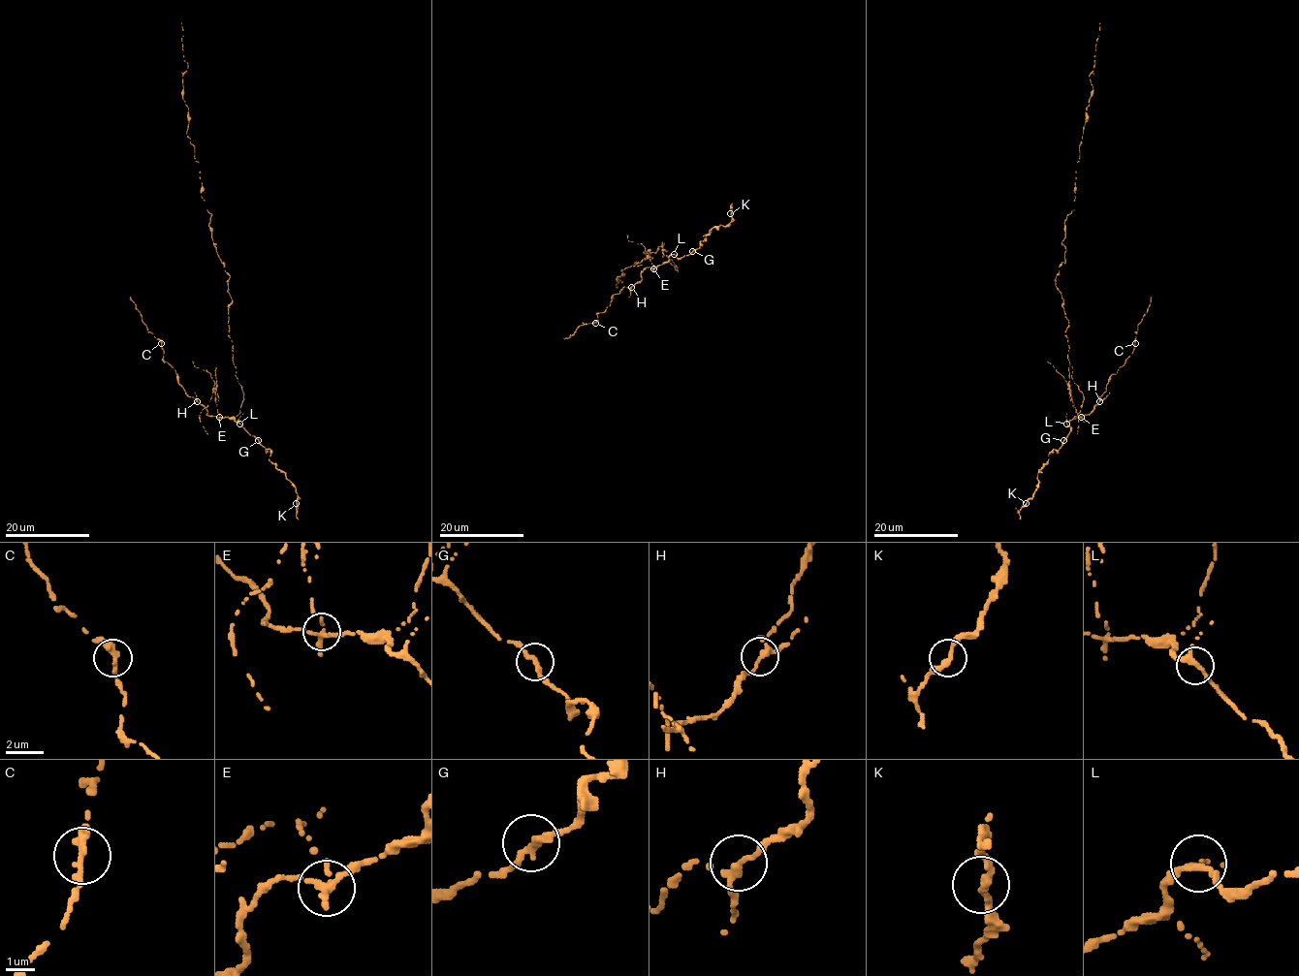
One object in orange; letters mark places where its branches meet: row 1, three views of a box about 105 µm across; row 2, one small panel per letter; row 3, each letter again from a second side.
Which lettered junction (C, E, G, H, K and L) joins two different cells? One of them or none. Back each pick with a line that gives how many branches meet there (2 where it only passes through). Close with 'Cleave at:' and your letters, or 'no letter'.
E: Branches: 3
Cleave at: E

